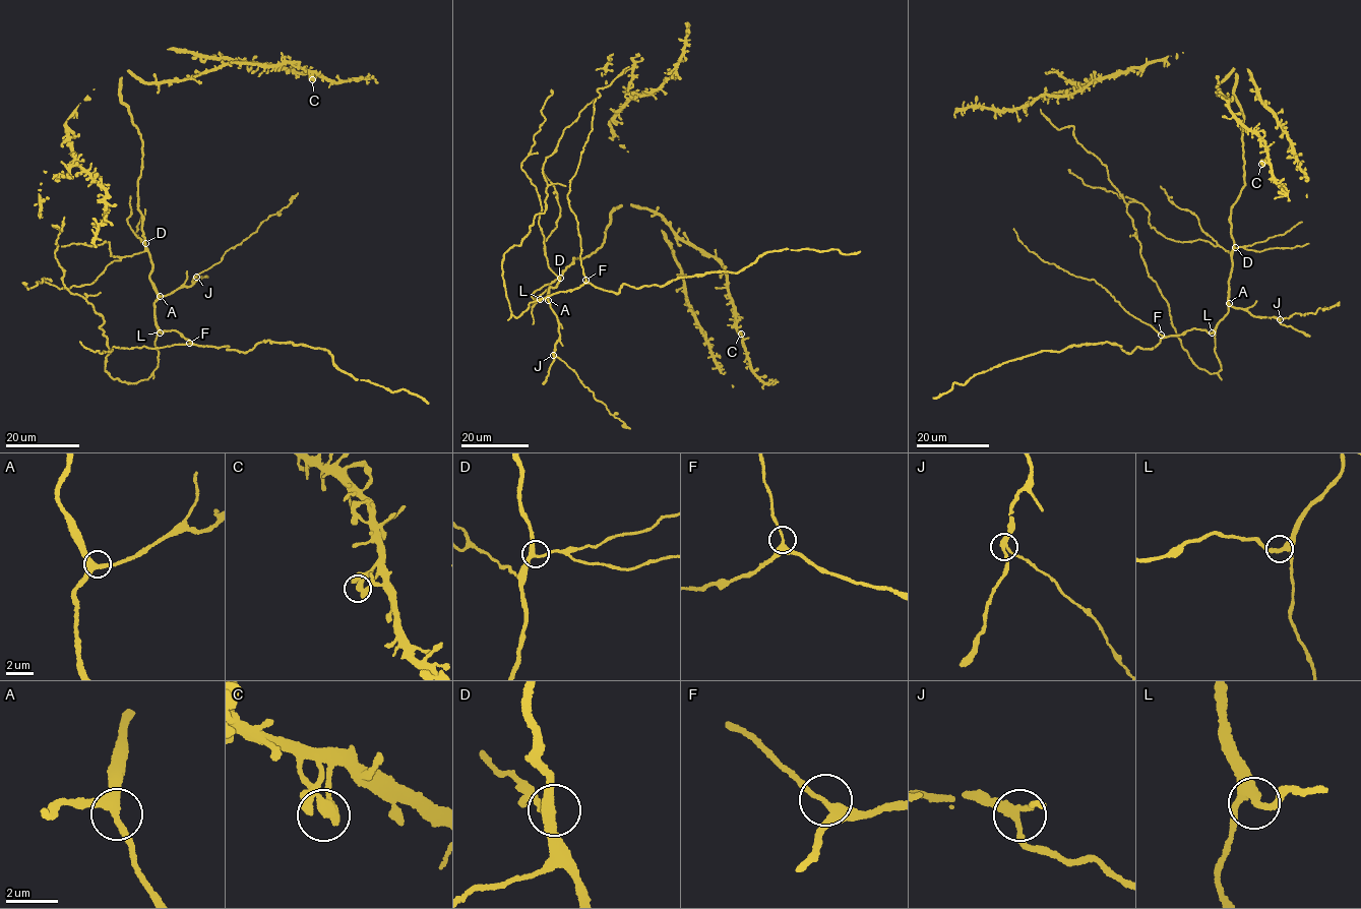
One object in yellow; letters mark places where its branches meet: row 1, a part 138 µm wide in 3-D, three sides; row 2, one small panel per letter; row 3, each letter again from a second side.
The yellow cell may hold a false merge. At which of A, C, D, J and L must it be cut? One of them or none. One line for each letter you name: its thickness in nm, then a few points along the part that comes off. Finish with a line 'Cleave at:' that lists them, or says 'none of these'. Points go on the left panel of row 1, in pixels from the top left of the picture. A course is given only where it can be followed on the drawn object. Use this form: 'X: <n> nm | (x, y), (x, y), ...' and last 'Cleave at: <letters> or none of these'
Cleave at: none of these

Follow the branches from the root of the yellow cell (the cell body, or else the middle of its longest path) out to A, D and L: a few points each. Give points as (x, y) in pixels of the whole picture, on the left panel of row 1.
A: (150, 375), (158, 365), (155, 301), (160, 296)
D: (150, 375), (158, 361), (155, 313), (158, 291), (150, 280), (151, 261), (145, 243)
L: (150, 375), (158, 365), (155, 340), (157, 332), (160, 332)

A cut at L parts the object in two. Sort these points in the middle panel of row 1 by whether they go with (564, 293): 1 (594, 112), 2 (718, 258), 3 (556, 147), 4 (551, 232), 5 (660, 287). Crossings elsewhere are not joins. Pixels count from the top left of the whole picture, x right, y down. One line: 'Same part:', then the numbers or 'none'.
Same part: 1, 5

